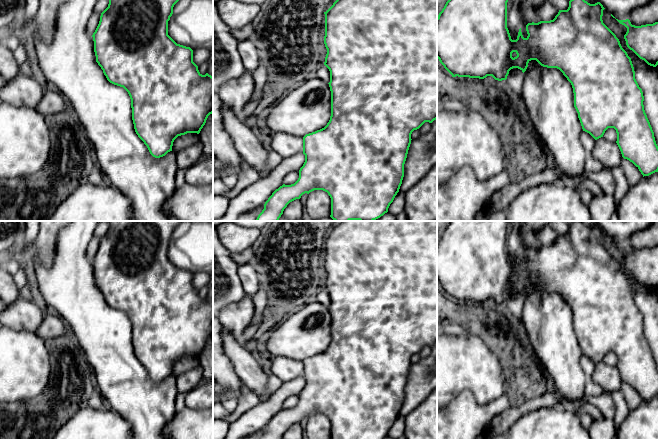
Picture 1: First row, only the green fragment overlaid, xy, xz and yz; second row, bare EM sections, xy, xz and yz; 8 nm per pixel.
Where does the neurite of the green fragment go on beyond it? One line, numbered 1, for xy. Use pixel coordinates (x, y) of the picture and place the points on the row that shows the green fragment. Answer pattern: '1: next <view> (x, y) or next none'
1: next none

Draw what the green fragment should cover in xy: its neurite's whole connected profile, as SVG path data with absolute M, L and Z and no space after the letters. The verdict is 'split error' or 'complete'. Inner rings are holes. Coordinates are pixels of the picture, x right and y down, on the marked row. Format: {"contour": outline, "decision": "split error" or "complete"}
{"contour": "M109 0L108 7L101 13L99 24L92 35L96 62L101 67L110 83L123 87L128 92L131 99L132 120L135 132L147 146L150 154L155 158L163 157L168 152L172 151L173 142L178 136L187 133L199 134L208 116L213 113L213 77L208 73L202 75L199 72L198 66L193 62L193 50L190 47L177 44L168 35L168 21L173 14L174 5L178 1L179 0Z", "decision": "complete"}

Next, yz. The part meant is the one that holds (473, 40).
{"contour": "M448 0L446 2L444 8L437 17L437 58L444 68L452 75L452 77L458 76L484 79L487 76L492 76L498 81L506 80L509 71L513 68L518 68L524 73L531 60L536 60L543 67L557 68L572 85L574 93L574 107L578 113L578 118L583 131L589 133L595 140L597 140L603 137L608 128L614 128L617 133L616 143L621 151L622 157L632 162L639 169L643 177L658 172L658 146L655 141L654 132L644 110L643 92L635 79L635 71L631 58L622 48L616 35L603 23L602 16L603 10L605 9L603 5L600 2L590 4L585 0L570 0L568 9L559 10L553 20L528 23L526 25L528 36L524 38L520 28L517 39L512 40L507 28L507 2L508 0Z", "decision": "complete"}

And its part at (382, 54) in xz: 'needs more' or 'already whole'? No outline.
already whole

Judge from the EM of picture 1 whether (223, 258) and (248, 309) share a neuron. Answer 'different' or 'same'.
different

